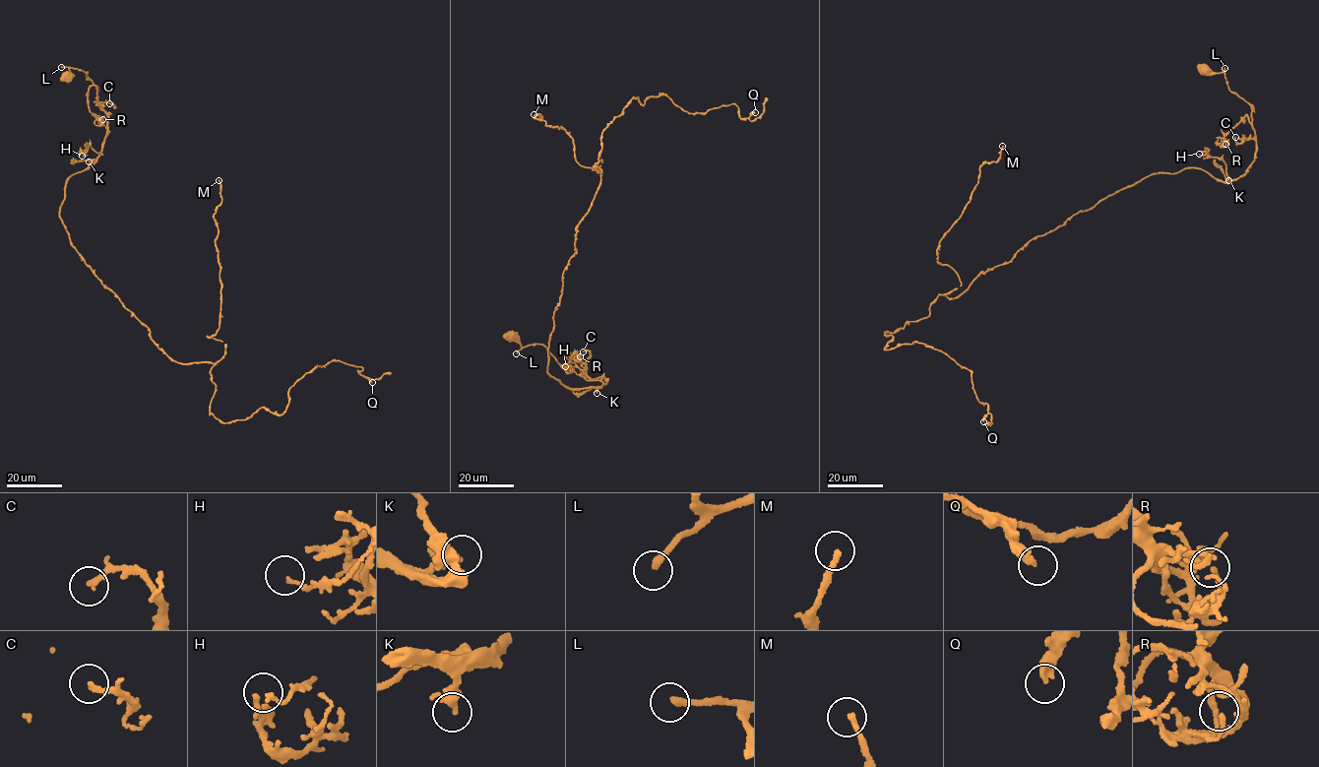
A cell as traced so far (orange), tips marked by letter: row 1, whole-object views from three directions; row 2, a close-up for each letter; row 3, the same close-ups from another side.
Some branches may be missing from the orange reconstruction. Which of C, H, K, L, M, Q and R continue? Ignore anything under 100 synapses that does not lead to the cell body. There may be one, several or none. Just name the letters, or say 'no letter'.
M

